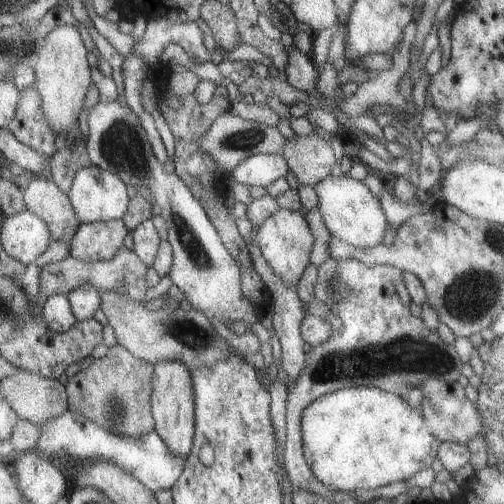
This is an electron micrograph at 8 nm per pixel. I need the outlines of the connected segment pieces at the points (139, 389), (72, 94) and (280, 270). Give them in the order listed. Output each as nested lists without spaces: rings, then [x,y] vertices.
[[[117,342],[104,357],[93,360],[87,368],[68,379],[68,404],[73,412],[83,412],[85,418],[104,426],[109,432],[123,436],[145,436],[155,432],[156,427],[152,414],[155,376],[156,364],[141,360]]]
[[[69,24],[55,27],[43,40],[36,42],[38,61],[34,66],[36,79],[33,86],[37,88],[37,92],[40,92],[41,100],[44,101],[45,117],[48,118],[49,124],[57,130],[57,134],[69,134],[73,128],[78,128],[77,120],[79,120],[79,114],[83,110],[83,103],[86,102],[85,94],[87,94],[87,90],[91,88],[91,83],[93,83],[91,66],[89,66],[89,60],[87,60],[89,49],[87,50],[85,43],[83,43],[85,39],[81,26]]]
[[[279,209],[259,225],[259,234],[256,236],[257,244],[263,256],[271,264],[273,270],[287,282],[287,286],[296,286],[309,266],[311,250],[313,250],[313,231],[306,216],[301,211]]]

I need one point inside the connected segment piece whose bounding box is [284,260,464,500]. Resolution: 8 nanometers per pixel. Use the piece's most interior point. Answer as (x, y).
(382, 344)

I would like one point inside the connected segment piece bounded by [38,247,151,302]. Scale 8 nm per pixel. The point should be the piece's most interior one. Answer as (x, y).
(126, 273)

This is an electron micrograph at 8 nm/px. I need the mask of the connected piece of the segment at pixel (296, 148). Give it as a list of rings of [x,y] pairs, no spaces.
[[[317,134],[287,139],[282,155],[301,186],[315,186],[328,179],[336,160],[331,144]]]

